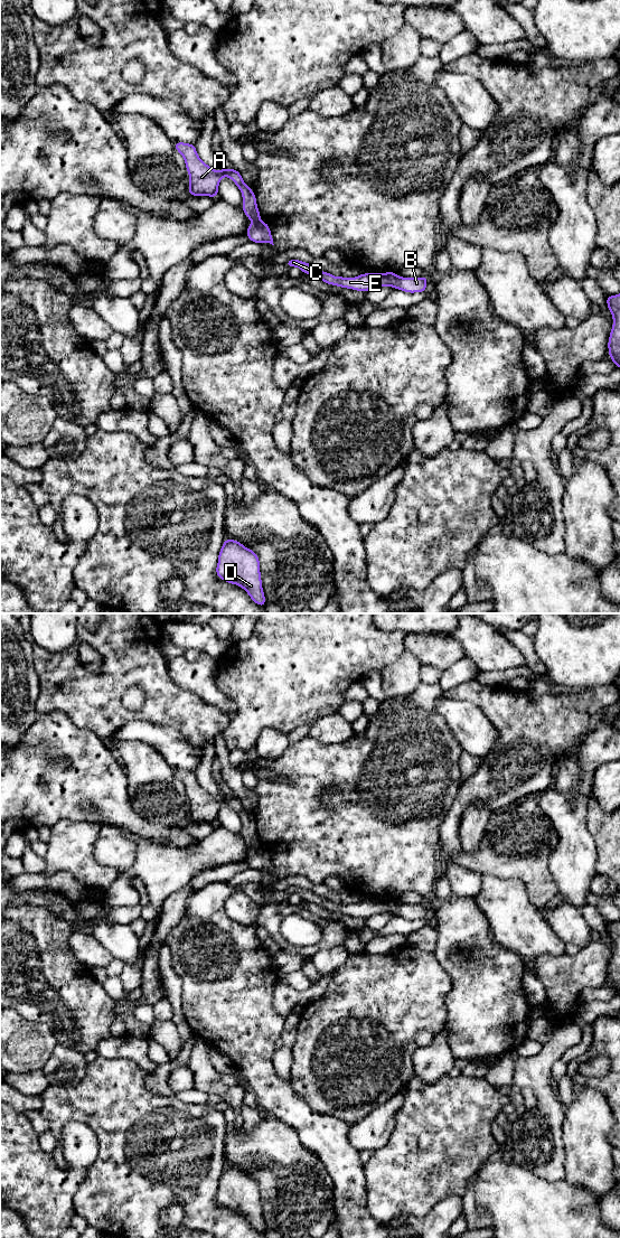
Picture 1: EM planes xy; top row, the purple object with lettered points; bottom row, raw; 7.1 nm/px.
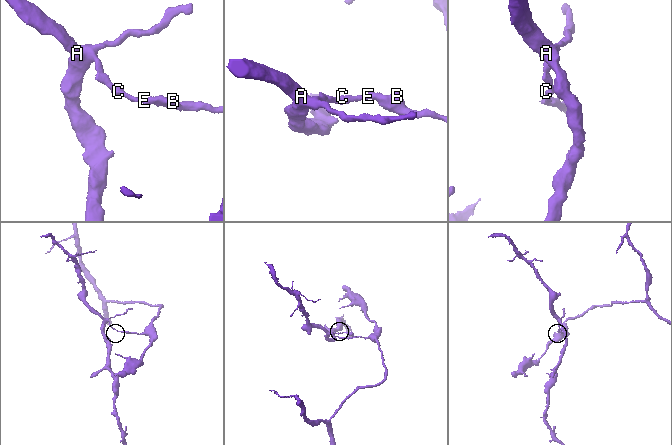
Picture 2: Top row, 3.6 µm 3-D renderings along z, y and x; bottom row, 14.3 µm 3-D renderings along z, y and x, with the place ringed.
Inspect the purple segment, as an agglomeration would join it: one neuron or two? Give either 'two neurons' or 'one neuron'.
two neurons

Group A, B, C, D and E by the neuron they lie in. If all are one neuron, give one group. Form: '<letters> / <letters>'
A D / B C E

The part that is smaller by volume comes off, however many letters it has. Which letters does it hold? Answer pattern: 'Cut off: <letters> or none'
Cut off: A, D

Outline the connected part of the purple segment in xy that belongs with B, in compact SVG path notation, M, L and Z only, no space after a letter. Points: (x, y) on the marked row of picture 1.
M289 260L285 262L288 268L298 266L303 273L318 278L319 280L340 288L353 289L366 292L377 287L393 287L408 293L425 292L428 278L402 278L395 272L385 273L363 273L355 278L346 279L344 276L334 276L328 272L323 272L318 268L300 260Z

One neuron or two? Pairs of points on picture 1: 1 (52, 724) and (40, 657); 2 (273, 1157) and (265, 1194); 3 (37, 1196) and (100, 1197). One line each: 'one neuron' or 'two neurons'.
1: two neurons
2: one neuron
3: two neurons

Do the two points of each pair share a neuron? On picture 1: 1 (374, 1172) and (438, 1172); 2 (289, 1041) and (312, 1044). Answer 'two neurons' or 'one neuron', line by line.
1: one neuron
2: two neurons

